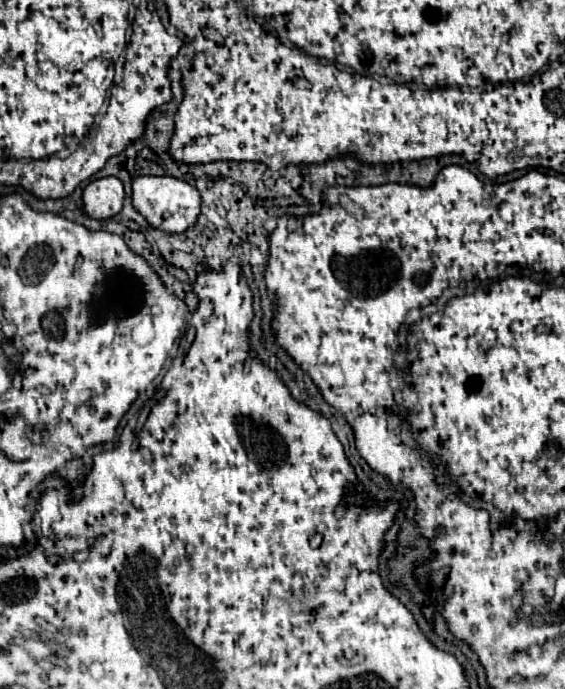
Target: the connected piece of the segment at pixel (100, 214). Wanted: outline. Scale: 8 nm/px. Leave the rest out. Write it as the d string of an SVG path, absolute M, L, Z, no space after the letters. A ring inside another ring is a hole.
M115 177L91 181L83 191L83 213L91 219L103 221L113 217L123 207L123 185Z

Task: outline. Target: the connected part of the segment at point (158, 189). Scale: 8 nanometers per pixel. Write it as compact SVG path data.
M137 177L133 181L131 199L133 199L135 209L147 219L147 223L153 229L159 229L165 233L183 233L197 221L201 213L199 191L193 185L173 179L173 177Z

